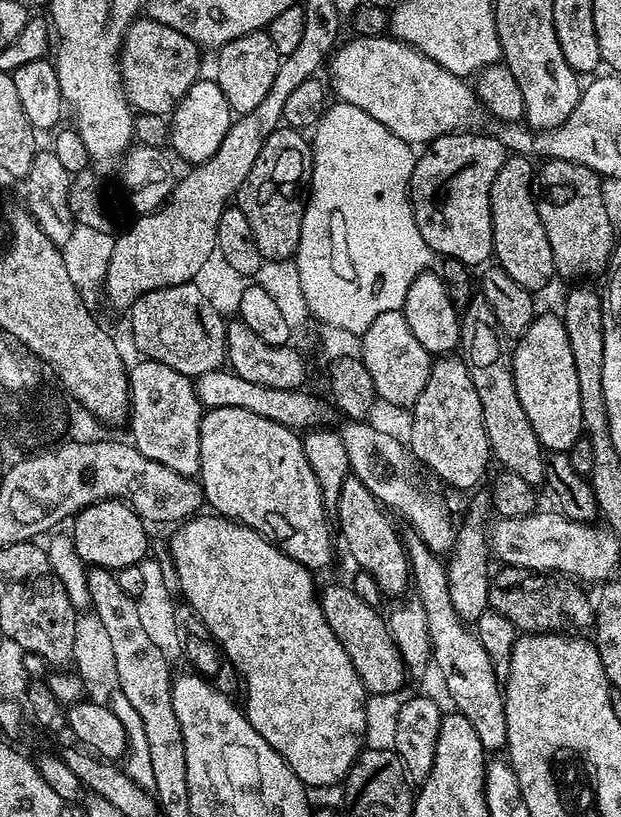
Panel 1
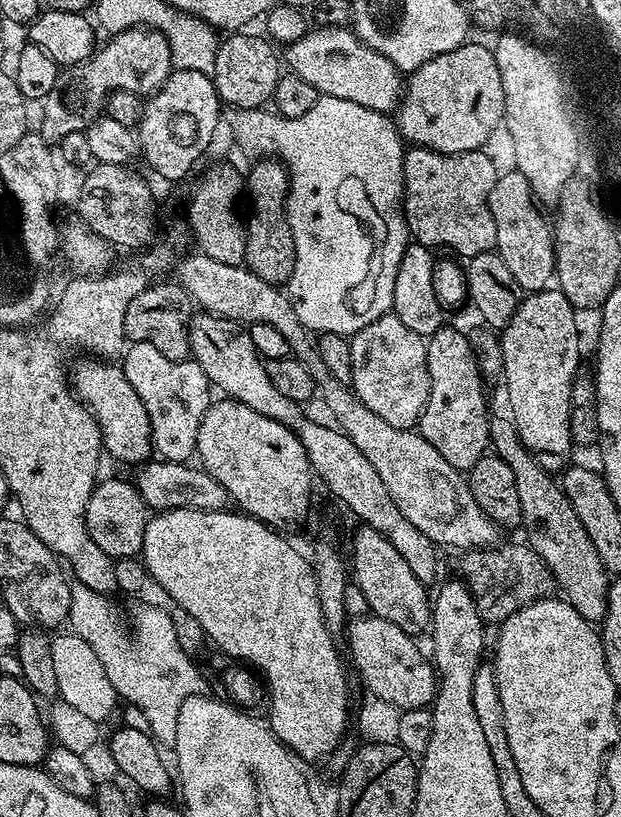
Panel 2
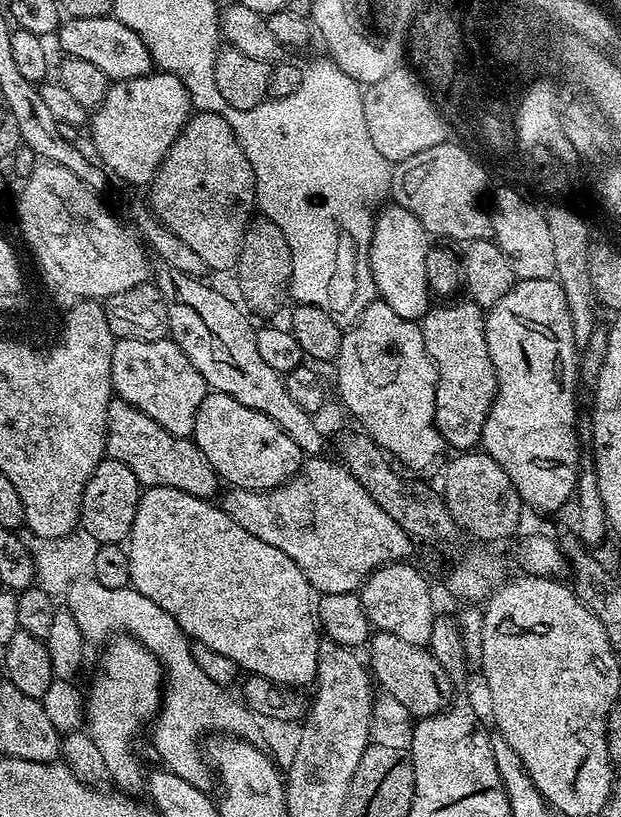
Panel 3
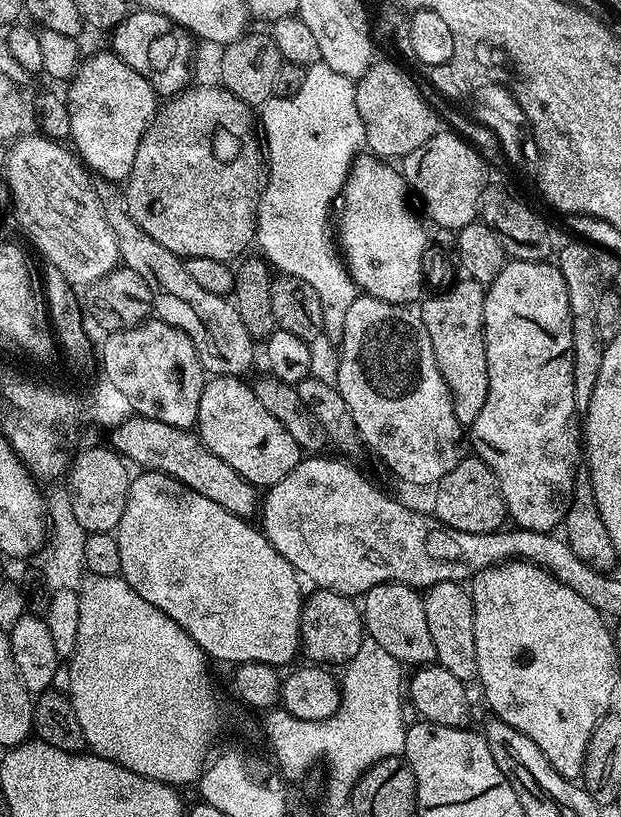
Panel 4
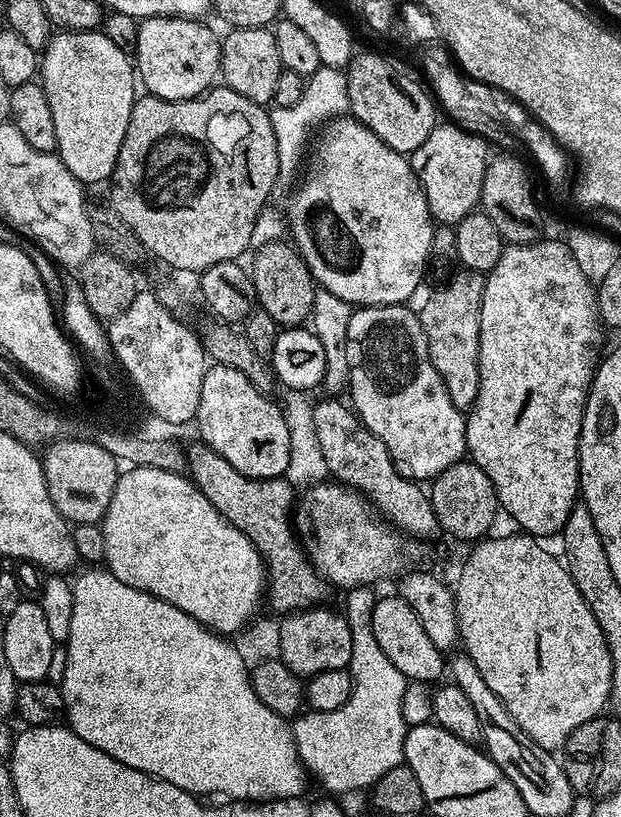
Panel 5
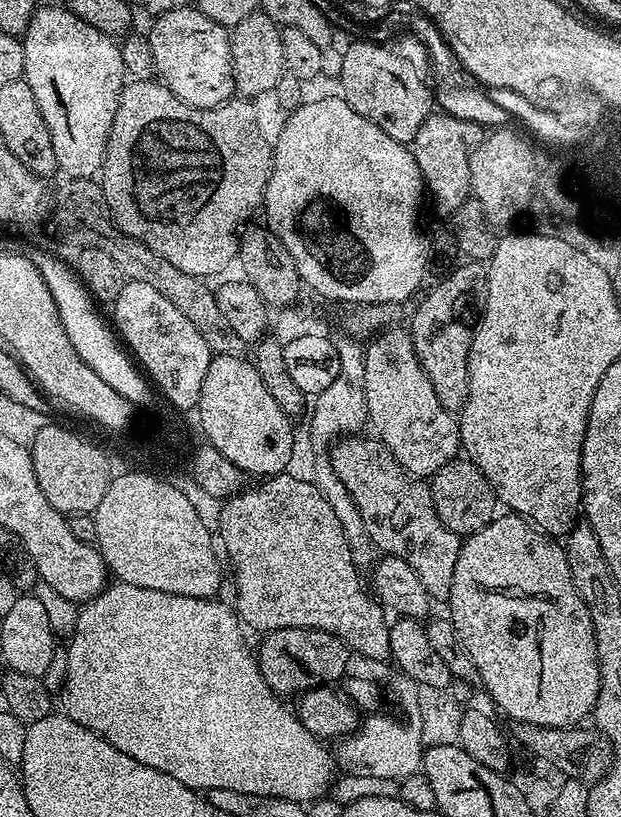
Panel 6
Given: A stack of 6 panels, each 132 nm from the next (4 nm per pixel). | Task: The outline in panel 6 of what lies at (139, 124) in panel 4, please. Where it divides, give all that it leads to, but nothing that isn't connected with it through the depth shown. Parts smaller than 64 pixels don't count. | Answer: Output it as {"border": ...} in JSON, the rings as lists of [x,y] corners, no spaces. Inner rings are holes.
{"border":[[[68,6],[37,7],[22,39],[26,54],[22,78],[34,90],[46,118],[57,169],[73,180],[95,177],[104,167],[120,91],[126,83],[119,43],[77,18]]]}

